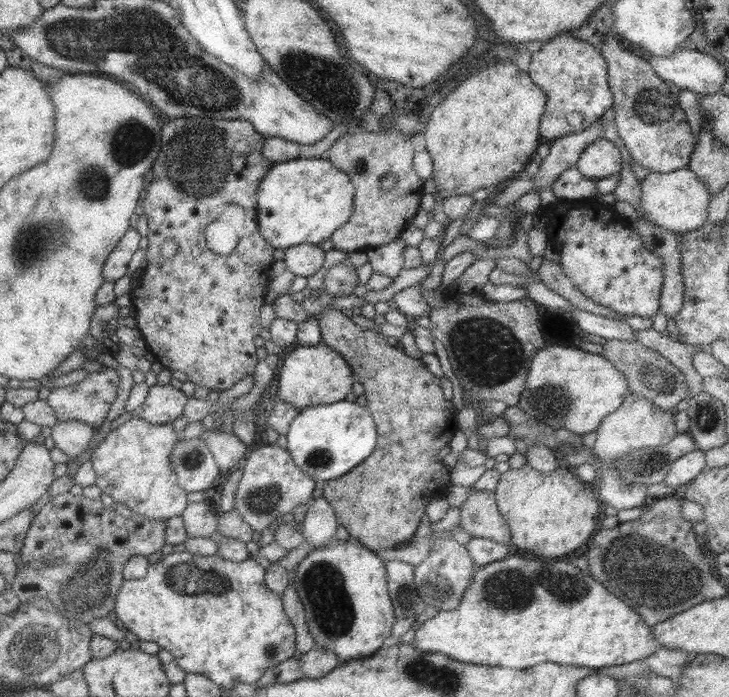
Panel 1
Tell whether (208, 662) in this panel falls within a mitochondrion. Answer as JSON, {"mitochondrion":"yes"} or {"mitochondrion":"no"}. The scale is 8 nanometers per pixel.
{"mitochondrion":"no"}

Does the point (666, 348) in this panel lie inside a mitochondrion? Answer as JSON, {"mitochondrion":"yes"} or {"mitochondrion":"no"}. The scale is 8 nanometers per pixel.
{"mitochondrion":"no"}

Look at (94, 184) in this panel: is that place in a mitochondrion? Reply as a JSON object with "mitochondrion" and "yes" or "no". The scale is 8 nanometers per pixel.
{"mitochondrion":"yes"}

